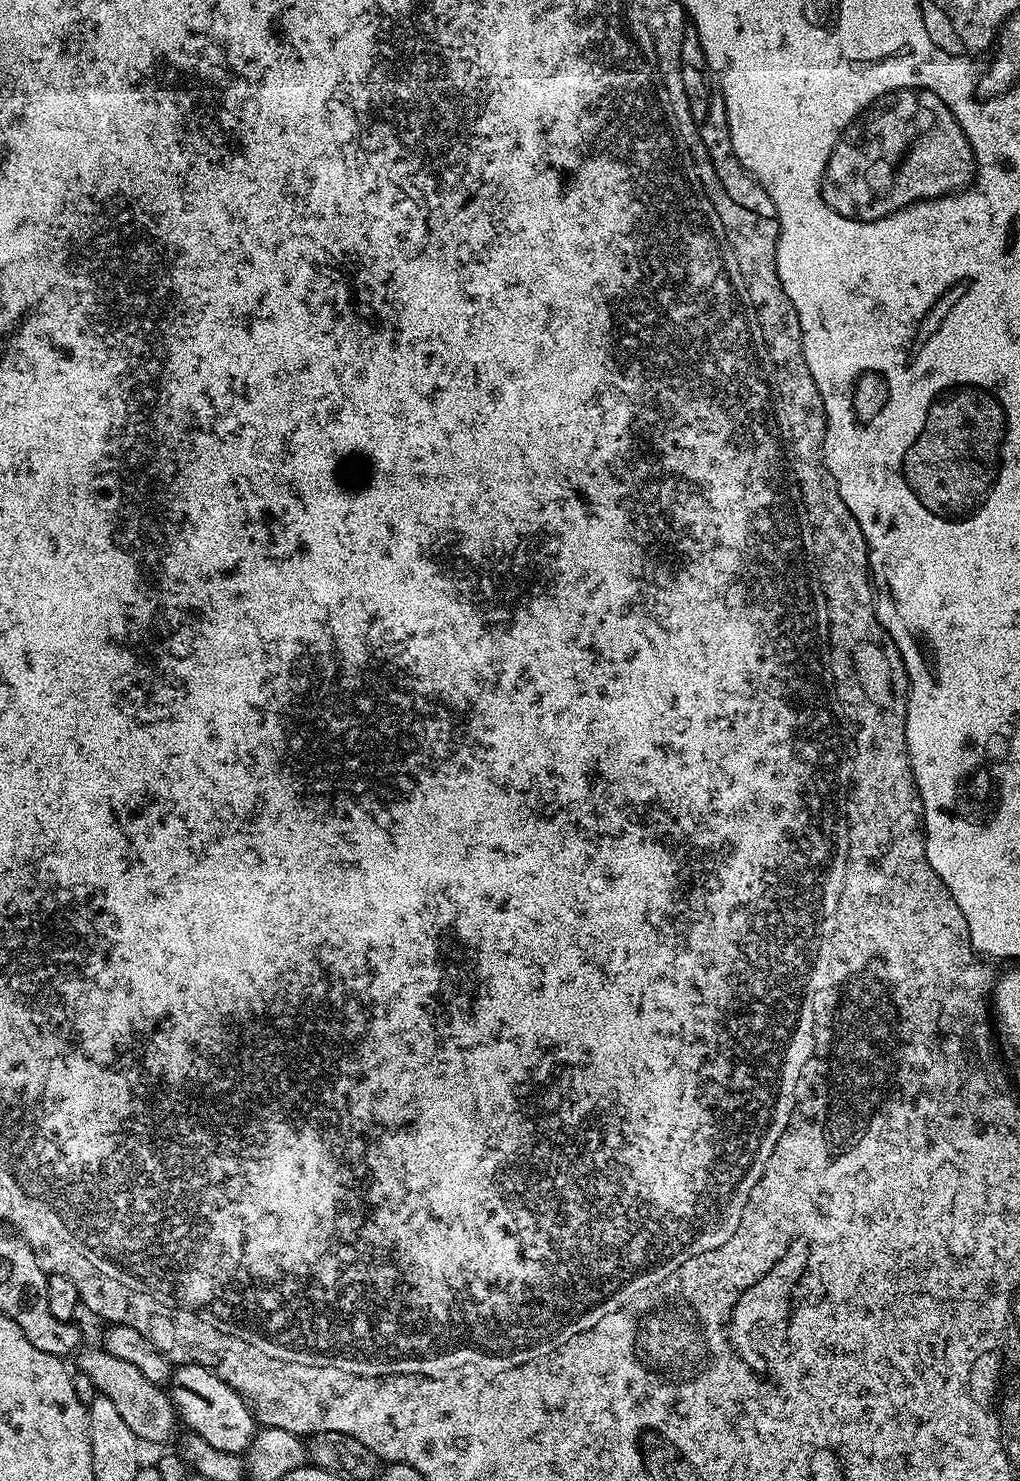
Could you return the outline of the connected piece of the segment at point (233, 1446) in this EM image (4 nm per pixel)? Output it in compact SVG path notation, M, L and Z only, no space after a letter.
M180 1364L170 1377L170 1395L177 1417L189 1433L206 1438L218 1450L247 1453L258 1431L258 1421L248 1402L209 1368L197 1364Z

